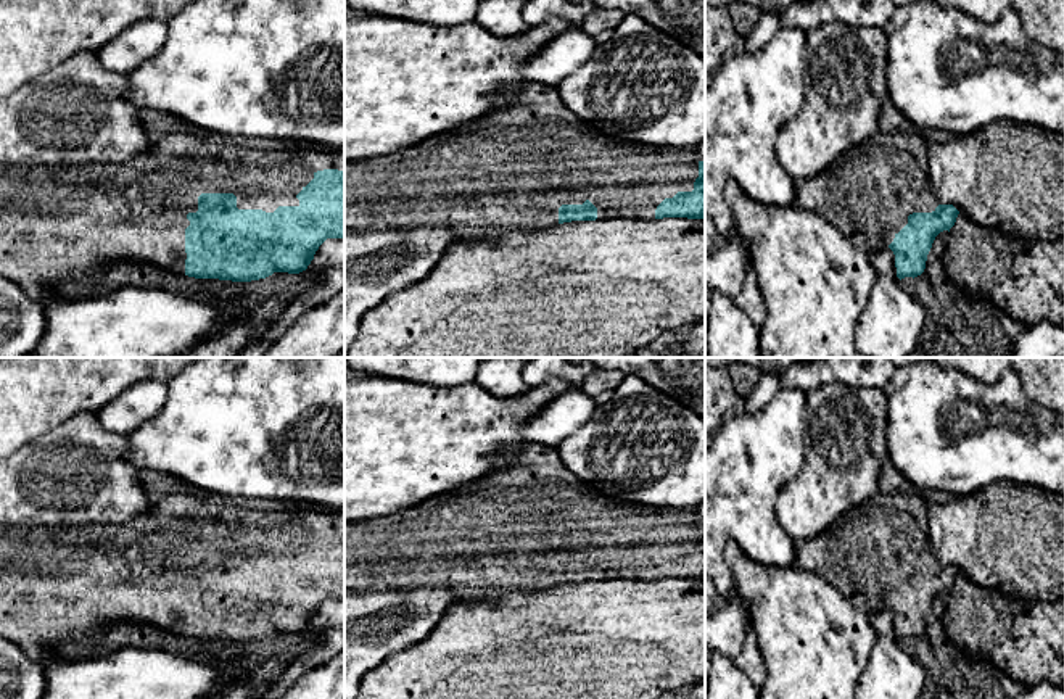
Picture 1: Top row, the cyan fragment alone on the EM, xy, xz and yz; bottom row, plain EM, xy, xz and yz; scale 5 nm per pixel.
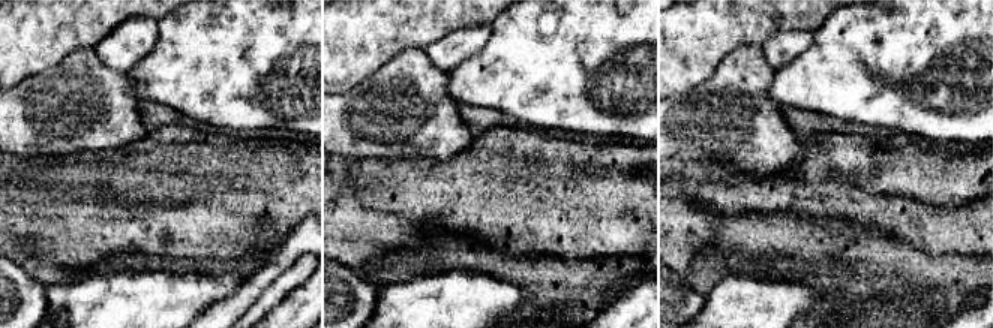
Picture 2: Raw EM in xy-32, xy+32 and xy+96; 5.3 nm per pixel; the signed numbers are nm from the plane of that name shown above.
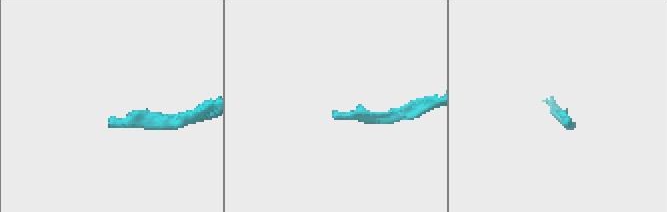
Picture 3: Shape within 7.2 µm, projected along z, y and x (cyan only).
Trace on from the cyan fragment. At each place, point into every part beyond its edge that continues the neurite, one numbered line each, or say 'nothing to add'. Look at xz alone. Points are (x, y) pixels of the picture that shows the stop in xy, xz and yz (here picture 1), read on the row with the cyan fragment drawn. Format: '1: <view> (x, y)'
1: xz (512, 168)

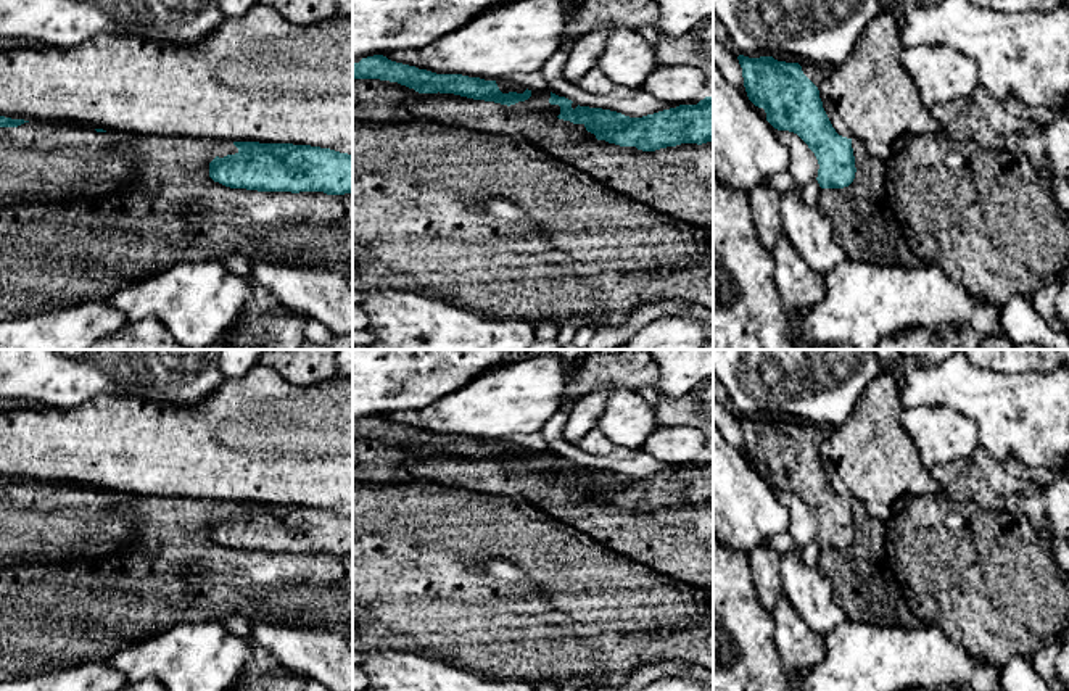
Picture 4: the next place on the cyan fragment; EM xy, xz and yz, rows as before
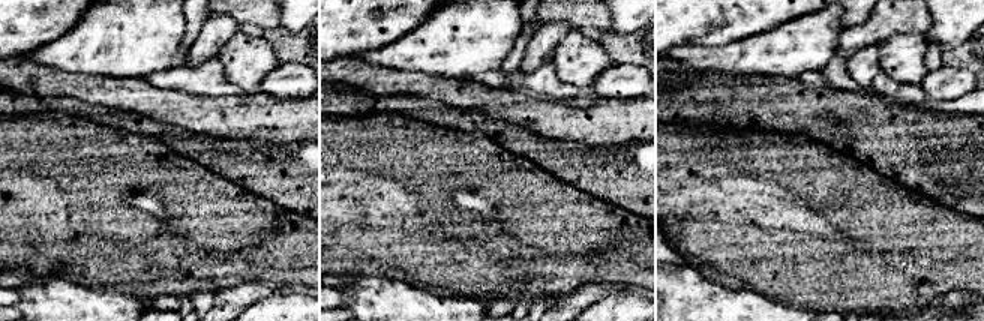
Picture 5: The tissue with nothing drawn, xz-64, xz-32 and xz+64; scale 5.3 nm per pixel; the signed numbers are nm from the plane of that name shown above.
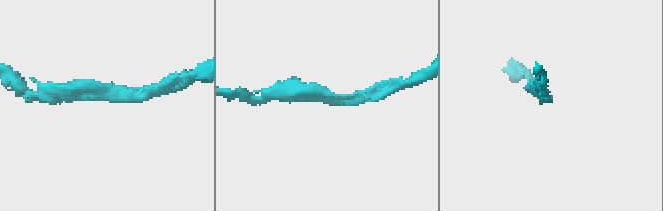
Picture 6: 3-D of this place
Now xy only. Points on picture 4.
nothing to add

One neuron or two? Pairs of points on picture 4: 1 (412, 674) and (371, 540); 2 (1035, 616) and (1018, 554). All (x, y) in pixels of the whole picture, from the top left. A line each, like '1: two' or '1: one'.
1: two
2: one

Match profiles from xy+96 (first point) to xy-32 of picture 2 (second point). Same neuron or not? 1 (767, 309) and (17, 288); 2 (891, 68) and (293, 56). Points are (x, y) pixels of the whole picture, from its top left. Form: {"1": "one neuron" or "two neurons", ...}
{"1": "two neurons", "2": "one neuron"}

